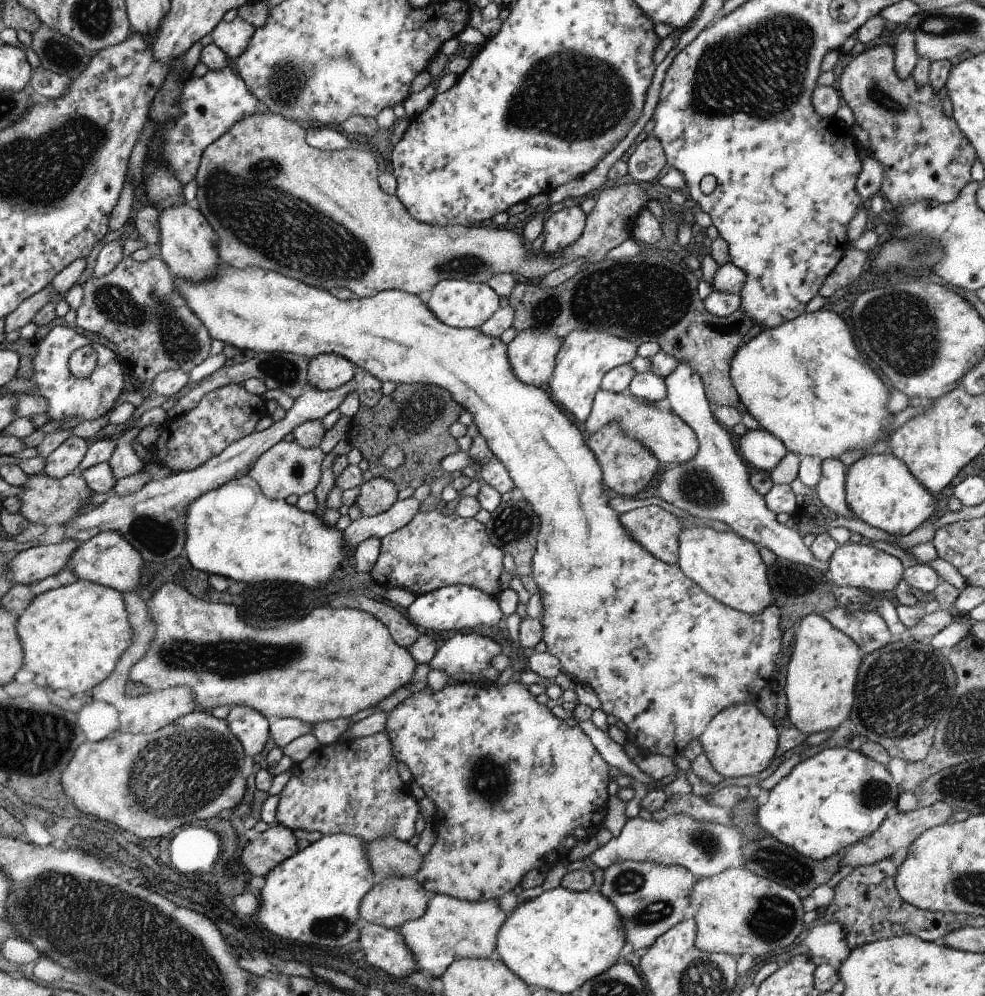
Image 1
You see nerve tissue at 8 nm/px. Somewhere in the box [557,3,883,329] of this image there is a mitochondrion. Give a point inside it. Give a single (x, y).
(751, 68)

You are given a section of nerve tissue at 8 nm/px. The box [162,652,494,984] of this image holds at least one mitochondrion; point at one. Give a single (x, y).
(334, 928)

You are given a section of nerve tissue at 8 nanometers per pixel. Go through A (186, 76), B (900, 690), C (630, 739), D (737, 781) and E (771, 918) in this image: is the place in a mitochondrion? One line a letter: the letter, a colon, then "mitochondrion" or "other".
A: other
B: mitochondrion
C: other
D: other
E: mitochondrion

